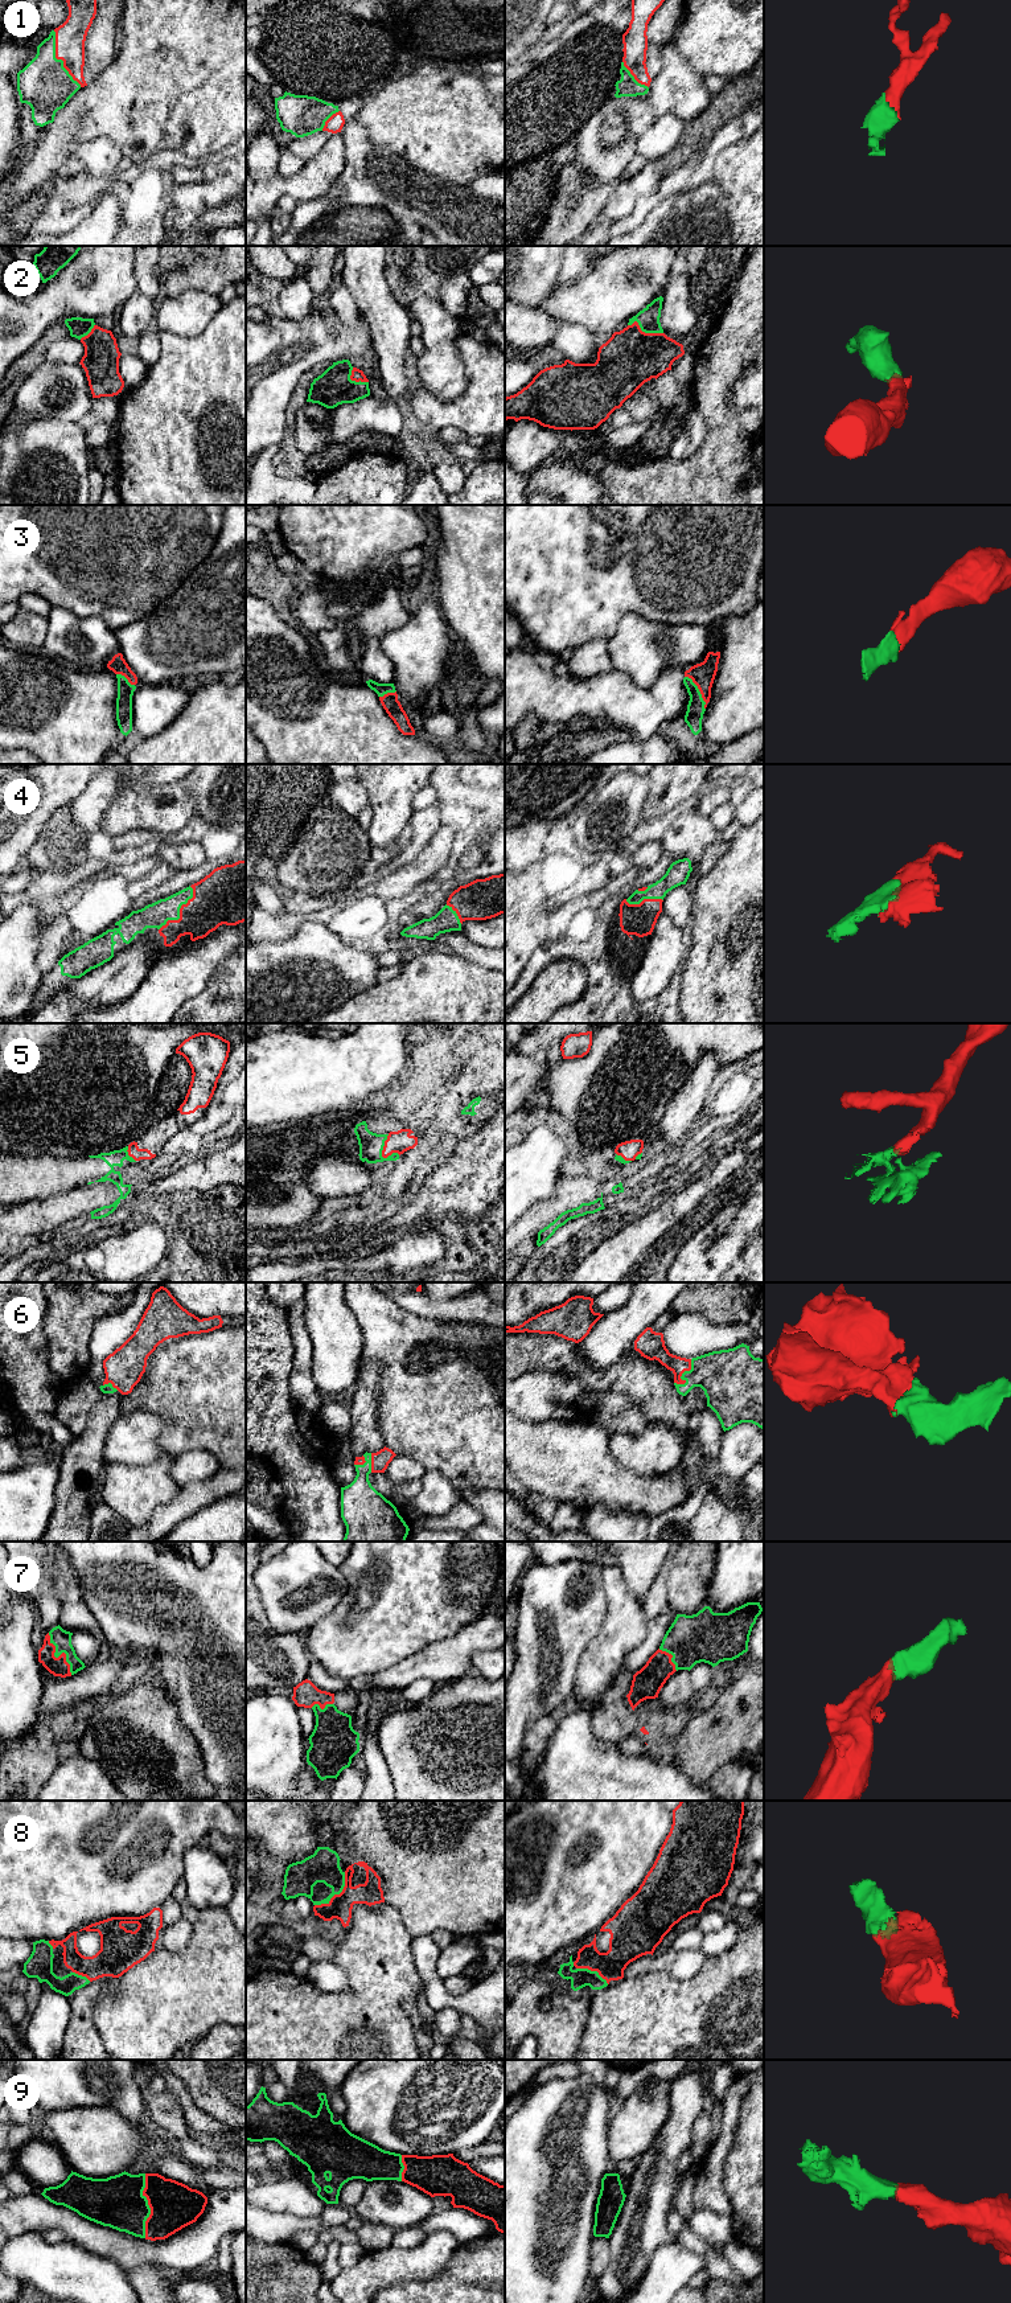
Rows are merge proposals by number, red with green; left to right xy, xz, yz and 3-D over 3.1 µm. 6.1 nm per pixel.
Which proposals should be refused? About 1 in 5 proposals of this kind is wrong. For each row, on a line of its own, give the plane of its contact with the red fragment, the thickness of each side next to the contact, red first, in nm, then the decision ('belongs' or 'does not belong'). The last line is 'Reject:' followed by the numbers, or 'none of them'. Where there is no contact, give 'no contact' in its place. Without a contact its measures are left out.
1: xy | 180/320 nm | belongs
2: yz | 360/140 nm | belongs
3: yz | 140/110 nm | belongs
4: xy | 300/150 nm | belongs
5: xz | 140/140 nm | belongs
6: yz | 160/300 nm | belongs
7: xy | 110/120 nm | belongs
8: xz | 150/200 nm | belongs
9: xy | 280/320 nm | belongs
Reject: none of them

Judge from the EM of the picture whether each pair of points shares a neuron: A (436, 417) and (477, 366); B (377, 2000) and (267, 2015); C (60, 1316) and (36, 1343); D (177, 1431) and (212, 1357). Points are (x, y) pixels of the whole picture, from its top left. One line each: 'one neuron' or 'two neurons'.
A: one neuron
B: one neuron
C: two neurons
D: one neuron

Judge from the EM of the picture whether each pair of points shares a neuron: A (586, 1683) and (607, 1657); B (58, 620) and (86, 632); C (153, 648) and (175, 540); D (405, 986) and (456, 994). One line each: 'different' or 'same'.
A: same
B: same
C: different
D: same

